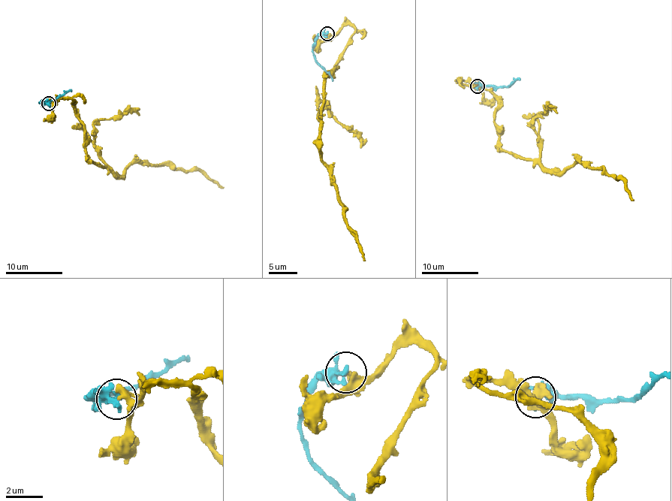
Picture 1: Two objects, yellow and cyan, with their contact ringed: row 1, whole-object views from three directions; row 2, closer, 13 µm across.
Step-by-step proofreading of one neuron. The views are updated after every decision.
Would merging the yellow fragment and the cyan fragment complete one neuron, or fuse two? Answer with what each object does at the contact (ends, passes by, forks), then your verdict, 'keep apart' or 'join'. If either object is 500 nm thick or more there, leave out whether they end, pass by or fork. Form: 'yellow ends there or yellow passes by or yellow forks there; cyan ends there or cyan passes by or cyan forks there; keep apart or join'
yellow passes by; cyan forks there; keep apart

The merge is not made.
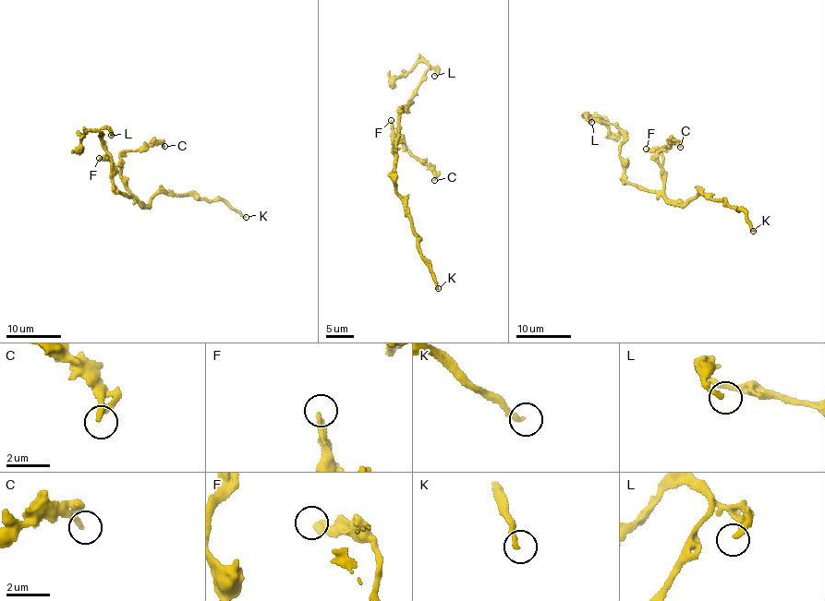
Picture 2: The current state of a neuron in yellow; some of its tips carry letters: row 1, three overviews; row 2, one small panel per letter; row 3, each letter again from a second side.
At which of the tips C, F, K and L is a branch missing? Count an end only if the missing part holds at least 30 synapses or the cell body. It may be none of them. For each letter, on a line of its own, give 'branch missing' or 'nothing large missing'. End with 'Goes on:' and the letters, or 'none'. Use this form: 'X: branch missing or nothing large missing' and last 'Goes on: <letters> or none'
C: nothing large missing
F: nothing large missing
K: nothing large missing
L: nothing large missing
Goes on: none

